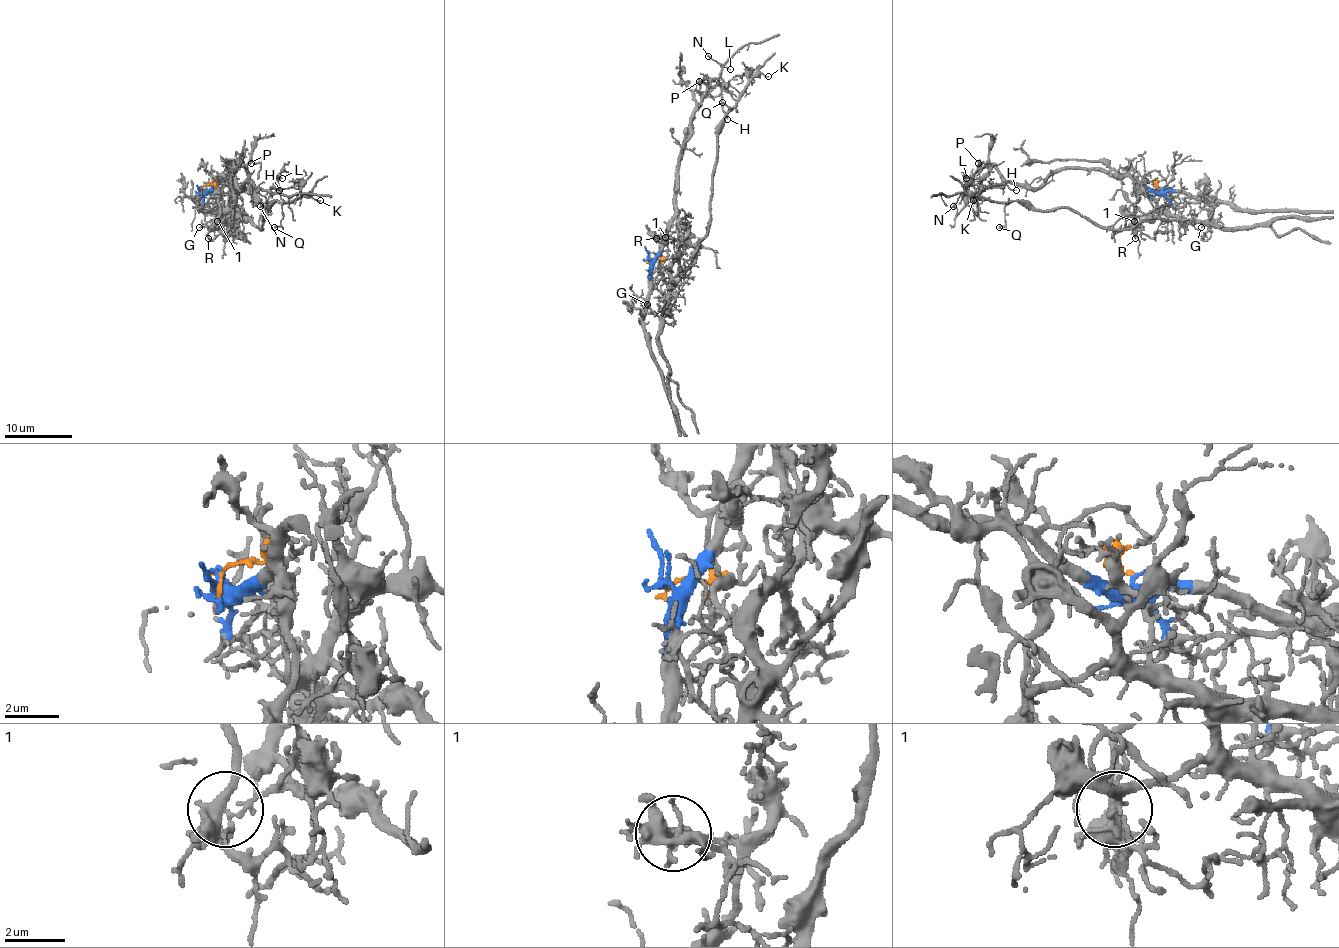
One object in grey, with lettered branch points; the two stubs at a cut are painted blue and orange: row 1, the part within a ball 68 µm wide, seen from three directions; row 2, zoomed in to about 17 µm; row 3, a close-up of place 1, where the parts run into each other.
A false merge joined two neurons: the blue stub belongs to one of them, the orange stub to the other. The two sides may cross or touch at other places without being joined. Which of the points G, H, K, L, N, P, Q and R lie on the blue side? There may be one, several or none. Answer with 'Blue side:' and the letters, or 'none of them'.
Blue side: G, H, L, N, P, R

